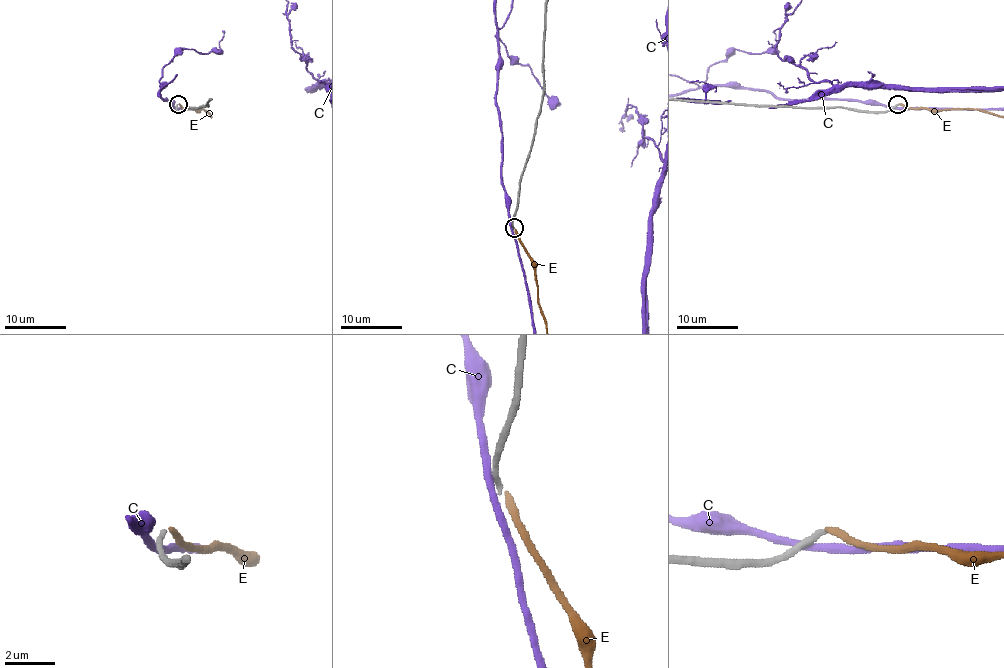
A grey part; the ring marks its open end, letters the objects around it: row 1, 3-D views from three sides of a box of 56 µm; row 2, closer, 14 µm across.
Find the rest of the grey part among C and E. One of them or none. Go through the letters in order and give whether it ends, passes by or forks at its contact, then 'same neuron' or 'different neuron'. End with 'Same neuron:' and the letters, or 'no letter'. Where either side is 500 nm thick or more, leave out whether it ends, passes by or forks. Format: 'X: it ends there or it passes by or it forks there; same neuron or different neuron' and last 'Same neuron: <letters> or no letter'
C: it passes by; different neuron
E: it ends there; same neuron
Same neuron: E

